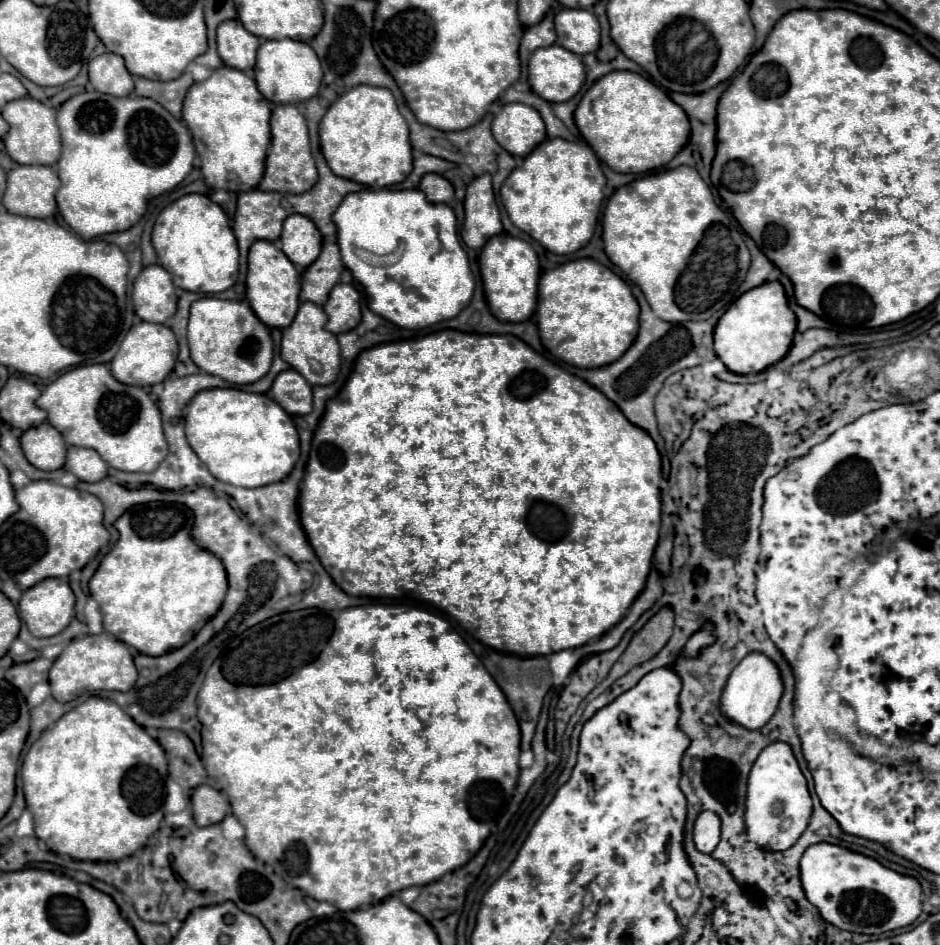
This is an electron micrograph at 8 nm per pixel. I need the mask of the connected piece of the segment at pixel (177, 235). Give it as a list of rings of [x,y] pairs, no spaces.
[[[187,194],[169,204],[153,226],[153,248],[159,264],[173,276],[173,284],[199,294],[231,288],[239,276],[239,248],[227,214],[205,194]]]

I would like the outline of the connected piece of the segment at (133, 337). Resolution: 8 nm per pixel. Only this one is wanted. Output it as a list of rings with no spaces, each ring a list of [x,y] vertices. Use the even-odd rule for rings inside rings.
[[[139,322],[127,332],[125,340],[121,342],[119,352],[111,362],[111,374],[123,384],[153,386],[163,382],[171,374],[175,360],[177,360],[177,338],[173,330],[167,328],[165,324]]]

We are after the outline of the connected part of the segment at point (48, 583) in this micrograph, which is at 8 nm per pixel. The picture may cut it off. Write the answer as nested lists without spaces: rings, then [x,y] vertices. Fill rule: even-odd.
[[[47,578],[23,592],[19,602],[19,616],[25,620],[33,636],[47,638],[63,632],[69,626],[69,622],[73,620],[73,606],[75,606],[75,596],[73,590],[69,588],[69,582],[65,578]]]

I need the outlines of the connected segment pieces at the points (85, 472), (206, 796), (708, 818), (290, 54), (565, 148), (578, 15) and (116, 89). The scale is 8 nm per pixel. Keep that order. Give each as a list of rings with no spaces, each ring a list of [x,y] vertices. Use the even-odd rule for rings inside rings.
[[[71,446],[67,452],[65,470],[73,472],[83,482],[99,482],[107,476],[109,466],[101,460],[101,456],[95,450]]]
[[[211,786],[195,788],[193,796],[191,796],[191,802],[193,802],[193,818],[195,818],[197,826],[217,824],[229,812],[227,798]]]
[[[701,812],[693,824],[695,848],[703,854],[711,854],[719,844],[719,816],[715,812]]]
[[[265,40],[257,52],[257,66],[255,66],[255,80],[263,96],[273,104],[295,104],[301,100],[309,100],[317,94],[321,86],[321,64],[315,56],[313,48],[299,40]]]
[[[551,138],[525,156],[523,166],[515,168],[501,186],[501,202],[511,222],[543,244],[553,254],[571,254],[583,248],[597,226],[605,199],[605,174],[599,158],[587,144]]]
[[[563,8],[555,16],[557,44],[583,56],[599,48],[599,22],[585,8]]]
[[[105,52],[89,62],[89,82],[97,92],[111,96],[129,96],[133,92],[133,76],[123,64],[123,58]]]

